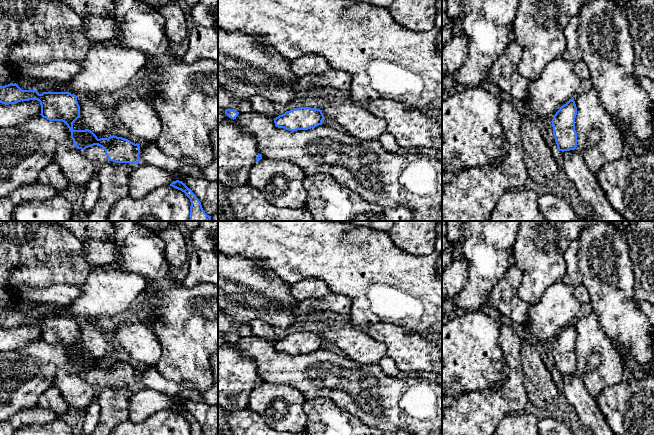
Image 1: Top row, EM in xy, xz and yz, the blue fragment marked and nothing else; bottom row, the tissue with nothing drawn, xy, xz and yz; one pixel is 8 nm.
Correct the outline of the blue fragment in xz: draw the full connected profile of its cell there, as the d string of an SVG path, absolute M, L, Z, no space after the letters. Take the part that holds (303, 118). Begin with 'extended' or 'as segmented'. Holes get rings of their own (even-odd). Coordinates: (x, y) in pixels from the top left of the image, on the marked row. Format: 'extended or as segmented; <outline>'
as segmented; M299 107L286 111L274 119L275 126L289 131L308 130L322 125L324 115L320 109Z

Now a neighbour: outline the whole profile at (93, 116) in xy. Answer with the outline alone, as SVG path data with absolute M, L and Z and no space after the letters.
M77 95L80 117L73 123L74 130L91 130L98 139L110 137L117 124L109 117L98 95Z

